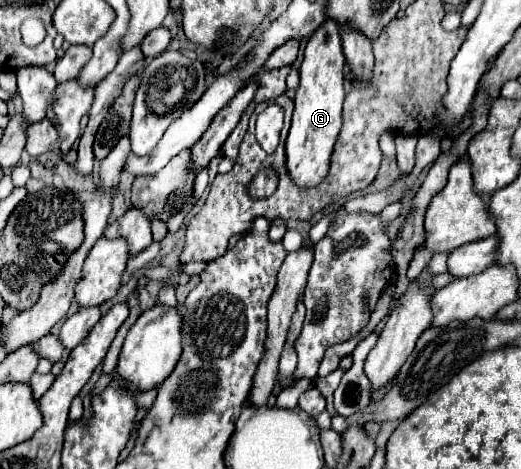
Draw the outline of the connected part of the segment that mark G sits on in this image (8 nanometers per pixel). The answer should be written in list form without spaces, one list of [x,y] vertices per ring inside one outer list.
[[[327,21],[311,35],[305,47],[305,59],[299,69],[301,85],[295,95],[293,123],[285,141],[287,171],[299,187],[317,187],[329,173],[329,159],[341,131],[341,109],[345,99],[343,65],[345,55],[341,49],[339,27],[333,21]]]

